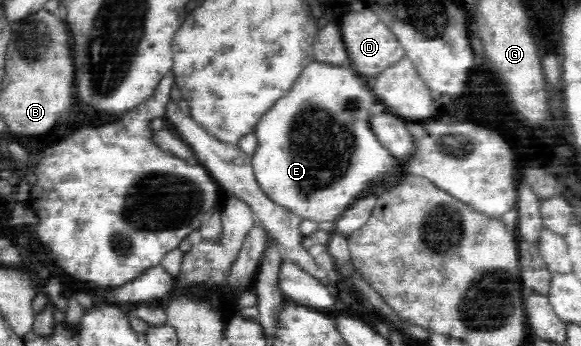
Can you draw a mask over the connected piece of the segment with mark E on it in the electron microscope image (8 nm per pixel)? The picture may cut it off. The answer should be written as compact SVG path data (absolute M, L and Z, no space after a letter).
M314 59L309 62L289 91L261 116L254 129L258 145L252 156L252 169L259 188L268 199L301 220L318 224L335 222L357 199L389 180L397 171L399 162L369 128L371 105L377 105L376 97L371 95L361 75L352 67L319 63Z

